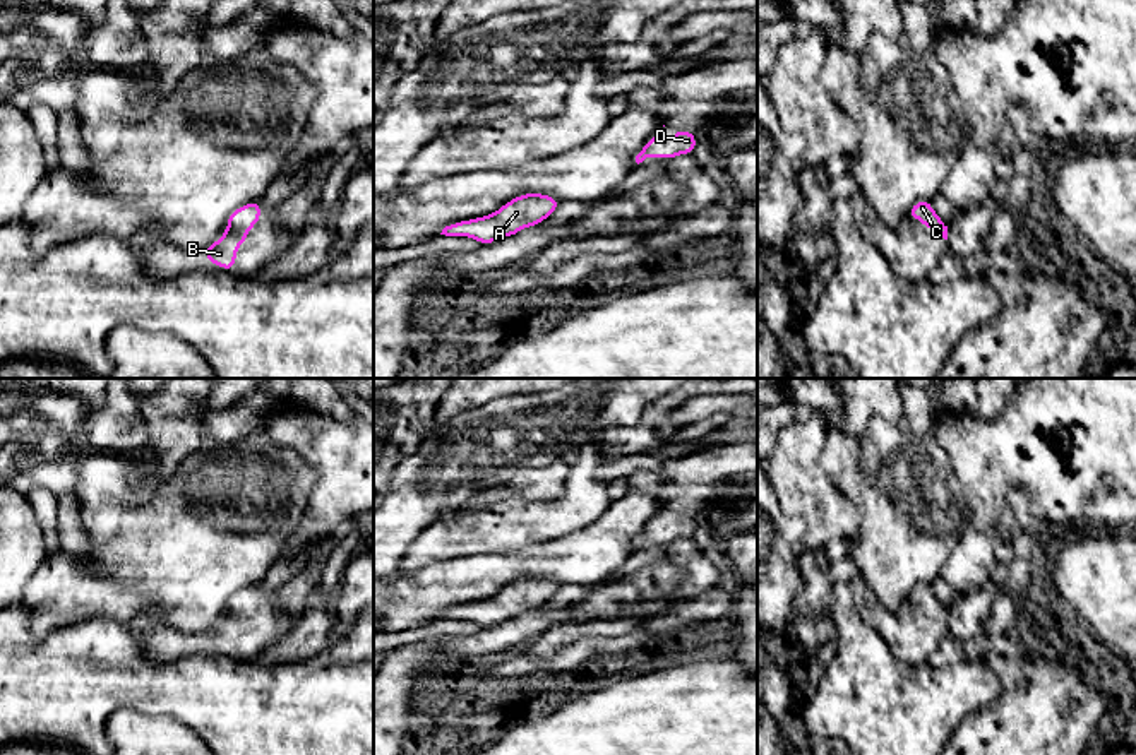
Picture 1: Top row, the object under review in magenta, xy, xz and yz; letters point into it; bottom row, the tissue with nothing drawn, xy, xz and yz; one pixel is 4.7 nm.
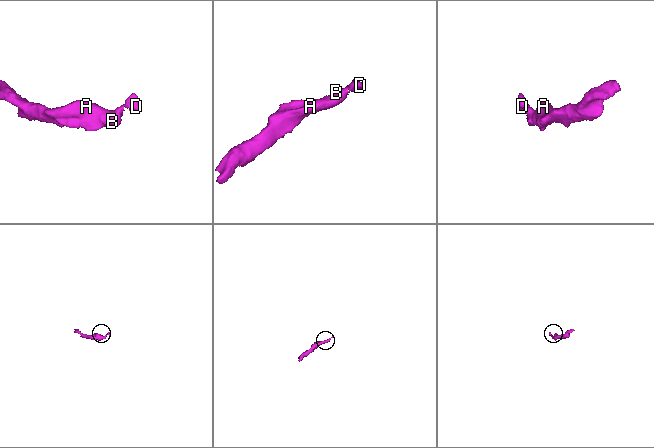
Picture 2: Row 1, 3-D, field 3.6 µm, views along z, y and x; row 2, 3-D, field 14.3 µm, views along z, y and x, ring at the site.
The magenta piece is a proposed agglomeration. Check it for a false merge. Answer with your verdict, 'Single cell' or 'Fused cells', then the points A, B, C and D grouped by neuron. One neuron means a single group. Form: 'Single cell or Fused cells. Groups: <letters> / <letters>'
Single cell. Groups: A B C D

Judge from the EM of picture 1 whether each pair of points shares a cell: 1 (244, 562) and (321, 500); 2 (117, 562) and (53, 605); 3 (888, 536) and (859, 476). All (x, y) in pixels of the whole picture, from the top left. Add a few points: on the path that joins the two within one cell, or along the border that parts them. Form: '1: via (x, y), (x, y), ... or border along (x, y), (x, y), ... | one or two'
1: border along (288, 528), (288, 536), (278, 555) | two
2: border along (81, 555), (96, 574), (122, 577), (137, 588) | two
3: via (881, 521), (867, 492) | one

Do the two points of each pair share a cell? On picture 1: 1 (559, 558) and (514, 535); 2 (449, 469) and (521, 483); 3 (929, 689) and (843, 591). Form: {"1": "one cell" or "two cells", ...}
{"1": "two cells", "2": "two cells", "3": "one cell"}

